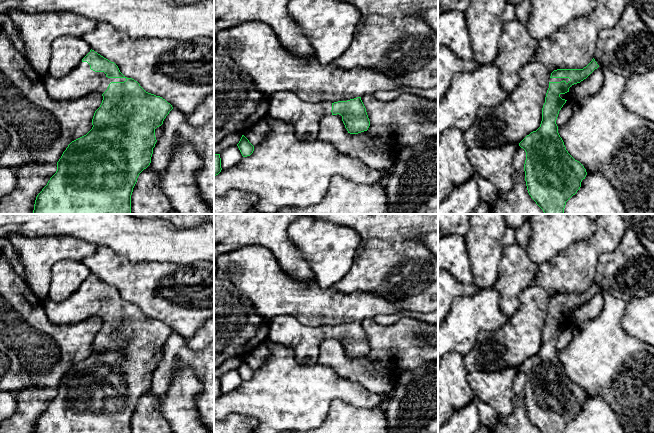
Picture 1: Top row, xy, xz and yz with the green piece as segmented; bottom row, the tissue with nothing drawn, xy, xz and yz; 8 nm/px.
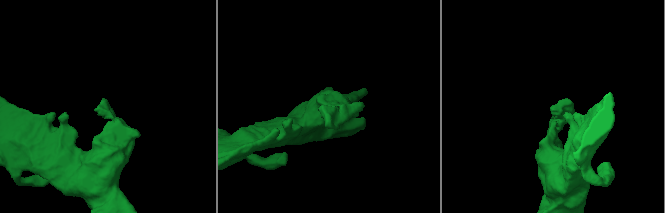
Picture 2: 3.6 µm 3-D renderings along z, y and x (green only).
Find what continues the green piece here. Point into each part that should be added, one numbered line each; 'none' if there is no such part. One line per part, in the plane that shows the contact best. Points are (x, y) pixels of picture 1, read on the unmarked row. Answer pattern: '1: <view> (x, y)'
1: xy (81, 305)

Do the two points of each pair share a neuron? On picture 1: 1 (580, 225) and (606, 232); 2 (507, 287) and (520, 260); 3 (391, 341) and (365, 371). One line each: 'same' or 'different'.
1: different
2: same
3: different

